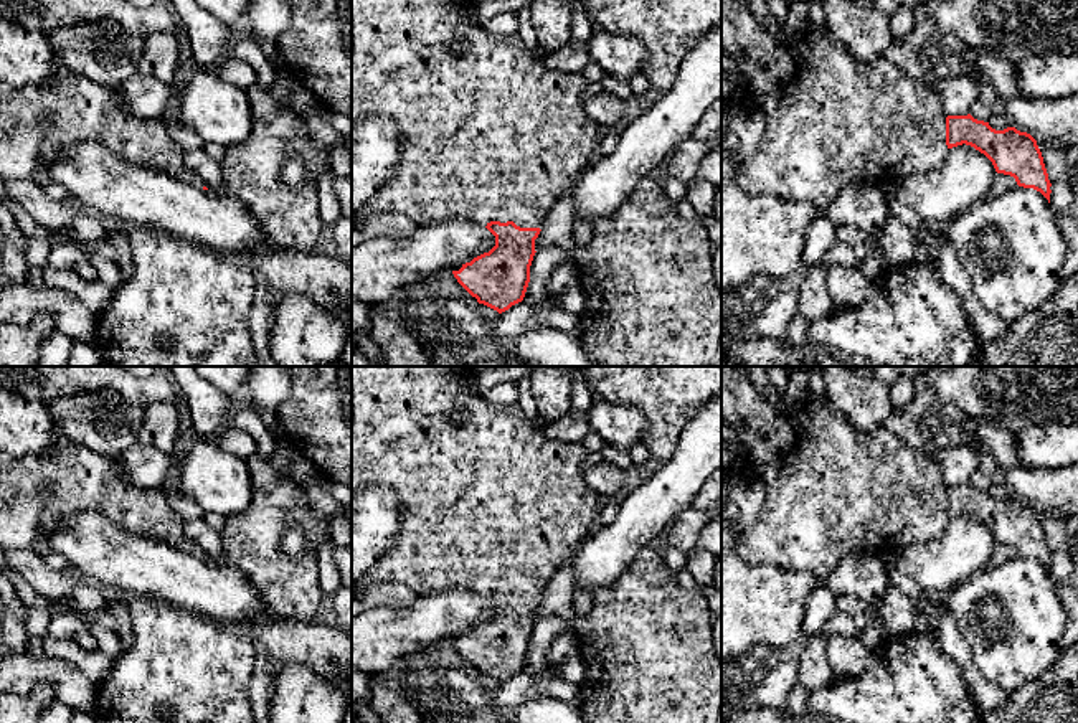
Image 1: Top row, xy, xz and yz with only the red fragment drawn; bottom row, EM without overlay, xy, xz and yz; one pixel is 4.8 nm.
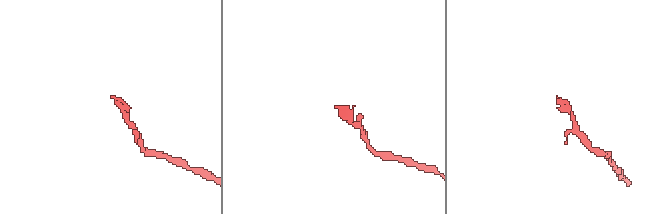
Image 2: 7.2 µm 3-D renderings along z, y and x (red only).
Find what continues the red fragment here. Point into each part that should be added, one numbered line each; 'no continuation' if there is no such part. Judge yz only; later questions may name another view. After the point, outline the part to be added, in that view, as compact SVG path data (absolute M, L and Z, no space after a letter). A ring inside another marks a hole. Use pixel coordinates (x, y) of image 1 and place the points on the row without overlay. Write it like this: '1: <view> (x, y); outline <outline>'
1: yz (829, 491); outline M721 366L721 441L736 459L736 475L754 479L764 487L756 523L736 538L740 558L751 566L807 569L822 583L847 555L873 551L885 561L895 560L906 546L938 538L949 522L948 485L931 456L913 451L885 426L870 434L855 431L825 395L781 414L756 391L746 370Z

